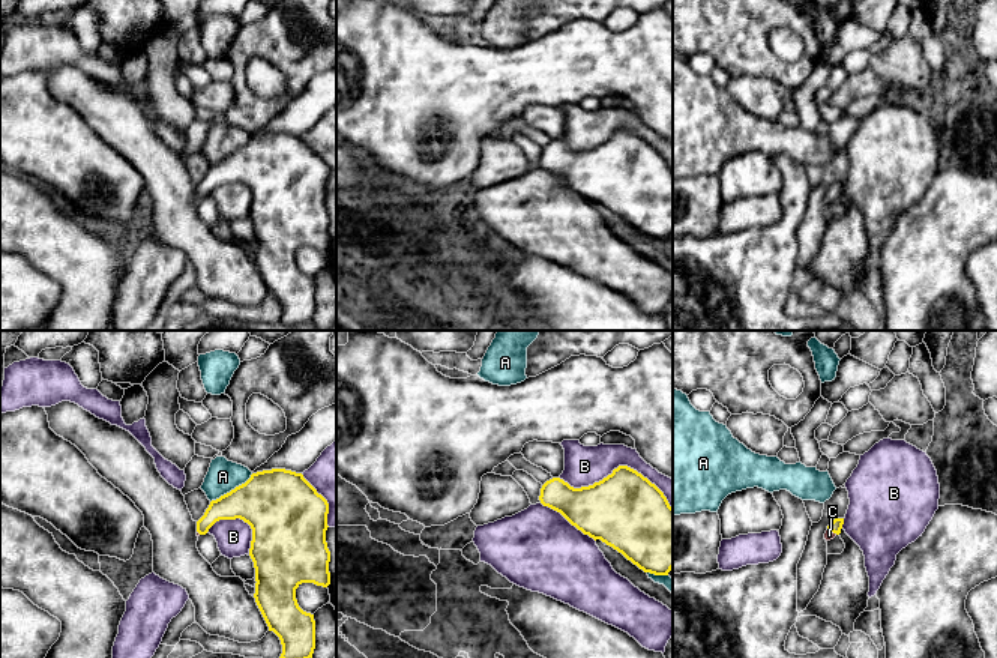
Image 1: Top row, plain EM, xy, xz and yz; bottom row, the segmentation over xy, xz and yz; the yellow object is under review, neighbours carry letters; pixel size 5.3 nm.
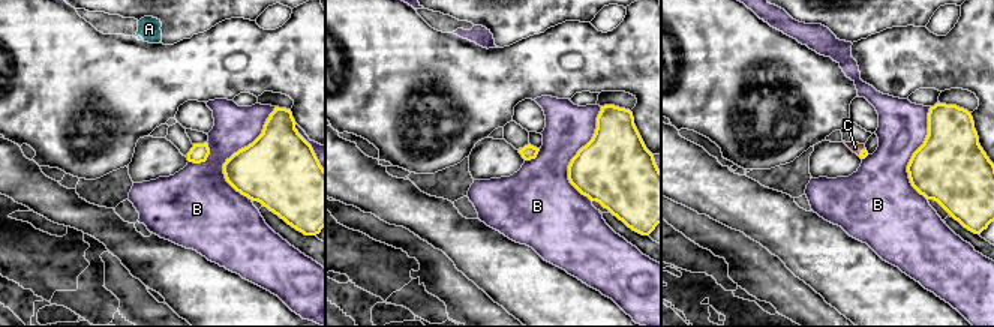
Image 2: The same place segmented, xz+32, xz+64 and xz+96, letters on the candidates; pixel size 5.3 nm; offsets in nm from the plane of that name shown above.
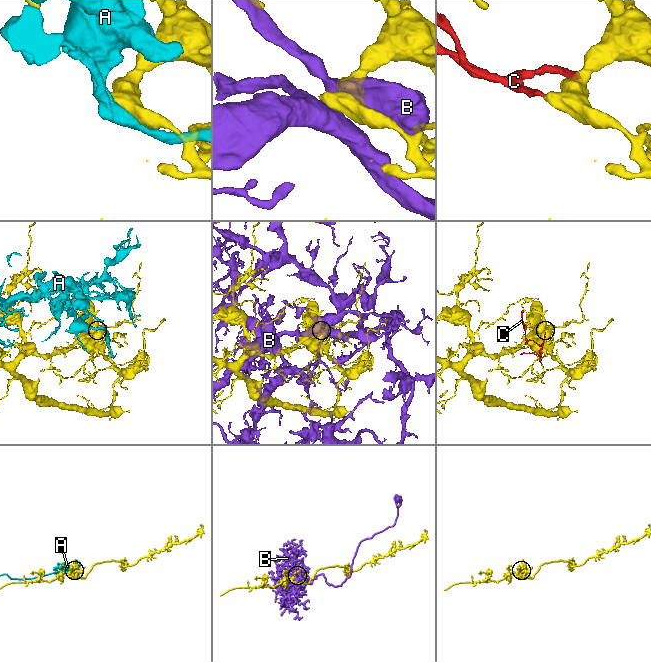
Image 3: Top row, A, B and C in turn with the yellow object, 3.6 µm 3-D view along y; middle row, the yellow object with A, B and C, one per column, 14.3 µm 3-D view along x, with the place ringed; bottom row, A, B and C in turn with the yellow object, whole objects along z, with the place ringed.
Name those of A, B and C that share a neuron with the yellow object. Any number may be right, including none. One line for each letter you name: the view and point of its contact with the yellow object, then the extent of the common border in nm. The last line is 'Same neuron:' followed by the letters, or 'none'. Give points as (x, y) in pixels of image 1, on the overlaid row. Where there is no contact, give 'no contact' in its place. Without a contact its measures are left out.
C: contact yz (832, 531); length 70 nm
Same neuron: C

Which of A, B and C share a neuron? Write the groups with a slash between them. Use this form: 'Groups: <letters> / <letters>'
Groups: A / B / C

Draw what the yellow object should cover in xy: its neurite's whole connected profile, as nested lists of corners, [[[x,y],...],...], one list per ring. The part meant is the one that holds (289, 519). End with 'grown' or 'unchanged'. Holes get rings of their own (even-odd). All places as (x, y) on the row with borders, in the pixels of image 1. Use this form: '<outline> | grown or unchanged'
[[[272,469],[252,473],[245,484],[212,500],[197,521],[200,535],[219,520],[240,518],[251,526],[254,598],[269,631],[281,640],[279,658],[312,658],[315,620],[299,607],[296,589],[302,583],[330,584],[327,514],[327,500],[302,473]]] | unchanged

